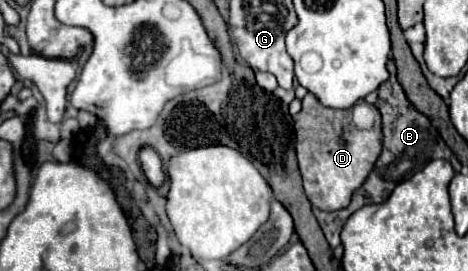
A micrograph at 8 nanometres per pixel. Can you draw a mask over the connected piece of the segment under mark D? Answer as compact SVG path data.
M307 93L303 97L303 109L293 117L293 125L297 137L295 151L303 175L303 187L311 205L323 211L337 211L347 207L353 191L361 187L381 153L379 123L375 123L373 129L359 131L351 123L351 109L341 111L325 107L313 93Z

